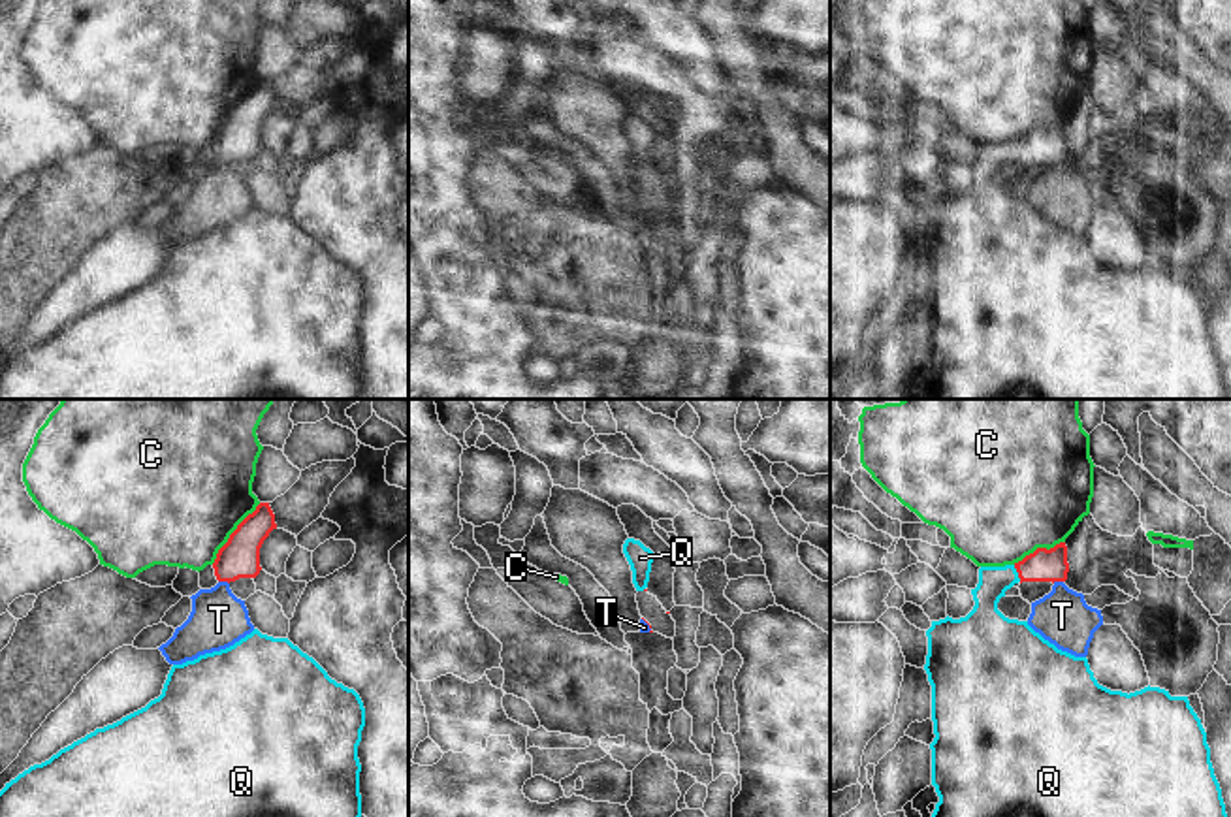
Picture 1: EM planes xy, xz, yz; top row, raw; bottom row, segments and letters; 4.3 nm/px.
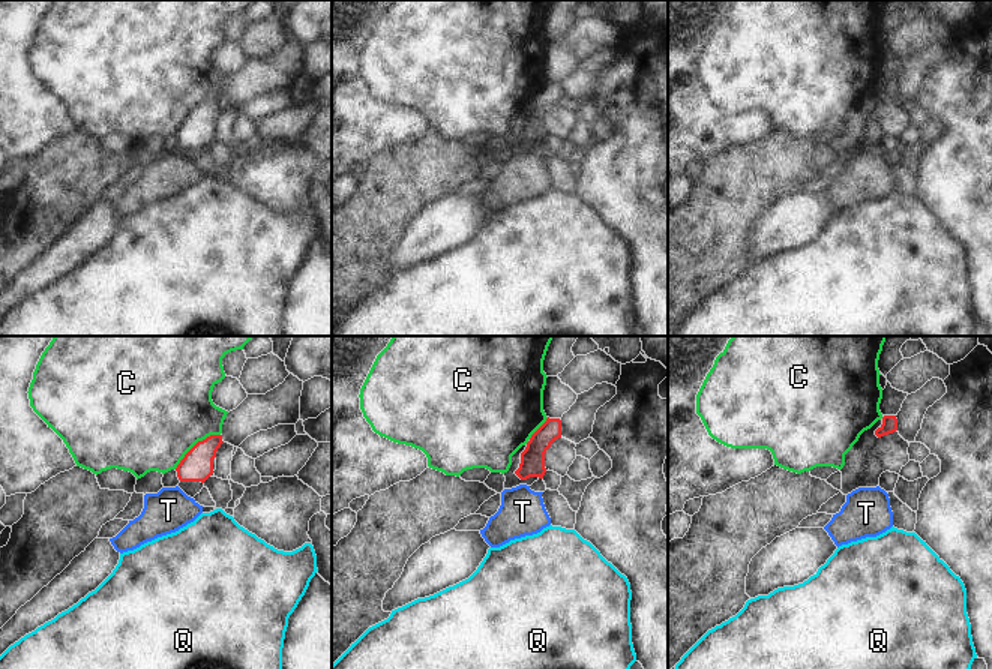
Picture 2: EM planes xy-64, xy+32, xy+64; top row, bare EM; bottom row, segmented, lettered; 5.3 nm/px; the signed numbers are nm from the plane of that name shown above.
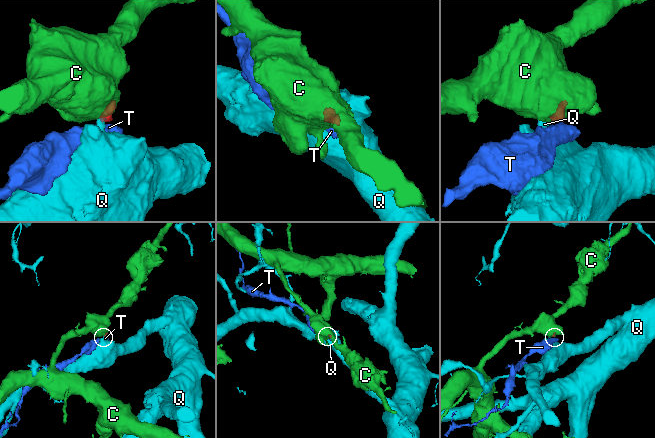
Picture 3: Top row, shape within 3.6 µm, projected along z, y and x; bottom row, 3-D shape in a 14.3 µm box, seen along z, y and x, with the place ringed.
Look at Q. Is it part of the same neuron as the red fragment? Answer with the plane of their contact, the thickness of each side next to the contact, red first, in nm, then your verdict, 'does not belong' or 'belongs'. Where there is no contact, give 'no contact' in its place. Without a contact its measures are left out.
yz | 140/150 nm | belongs

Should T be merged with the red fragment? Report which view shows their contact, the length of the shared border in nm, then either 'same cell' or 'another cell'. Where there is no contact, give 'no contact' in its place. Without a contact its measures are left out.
contact in xy; length 50 nm; another cell

